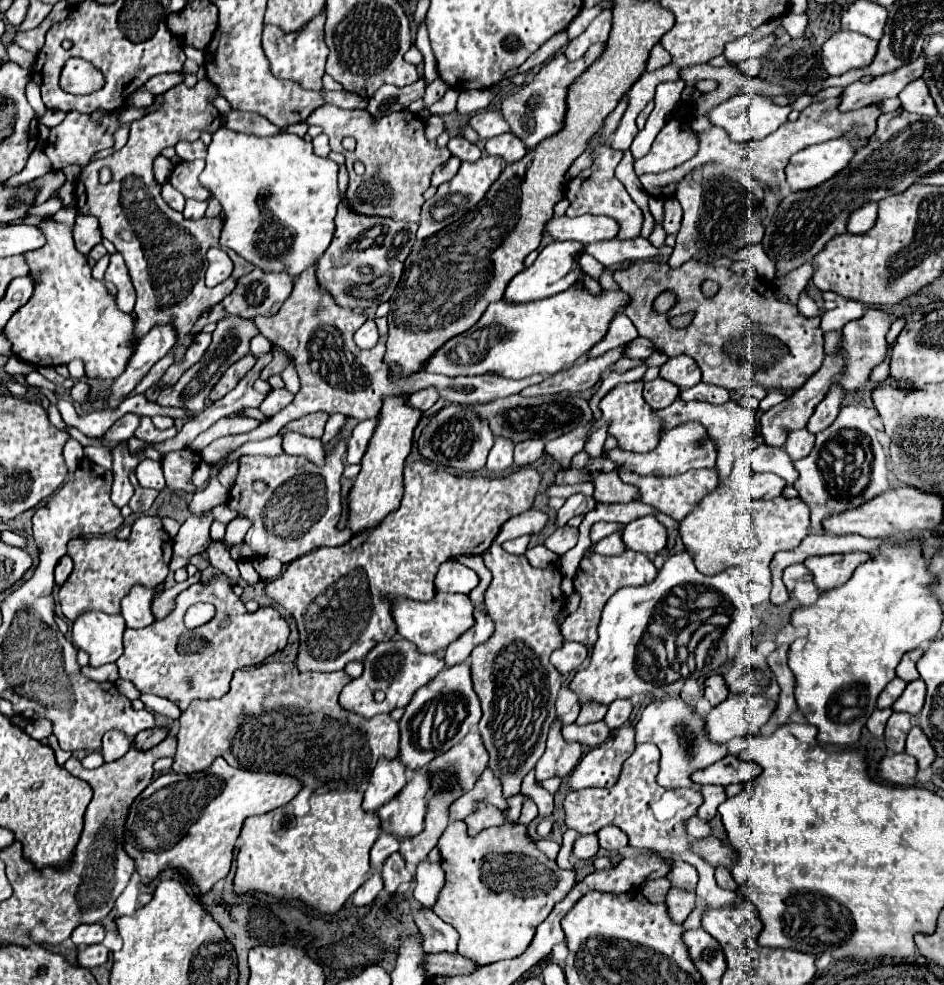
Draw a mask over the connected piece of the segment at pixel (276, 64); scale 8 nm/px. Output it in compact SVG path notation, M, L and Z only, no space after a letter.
M324 13L318 15L316 19L312 19L306 27L302 27L300 31L294 31L294 33L282 33L274 25L264 27L262 47L264 47L264 53L270 61L270 71L276 79L294 81L304 89L314 89L314 91L322 89L324 63L326 63L326 57L328 57L328 47L324 43L322 27L324 27Z

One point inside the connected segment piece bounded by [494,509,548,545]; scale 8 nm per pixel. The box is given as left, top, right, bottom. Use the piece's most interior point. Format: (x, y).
(532, 521)

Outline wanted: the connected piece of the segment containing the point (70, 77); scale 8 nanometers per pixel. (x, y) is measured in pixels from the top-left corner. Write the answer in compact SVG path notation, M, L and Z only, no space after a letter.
M68 59L60 73L60 87L76 95L98 91L102 83L102 73L96 67L90 67L90 63L86 63L84 59Z

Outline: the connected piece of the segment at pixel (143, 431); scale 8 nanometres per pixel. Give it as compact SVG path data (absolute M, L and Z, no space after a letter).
M142 417L142 423L140 423L140 427L136 429L134 437L142 439L142 441L150 441L150 443L162 443L162 441L166 441L166 439L172 439L176 433L178 433L178 431L176 431L174 427L172 427L172 429L166 429L166 431L160 431L160 429L156 429L156 427L152 425L150 417Z

